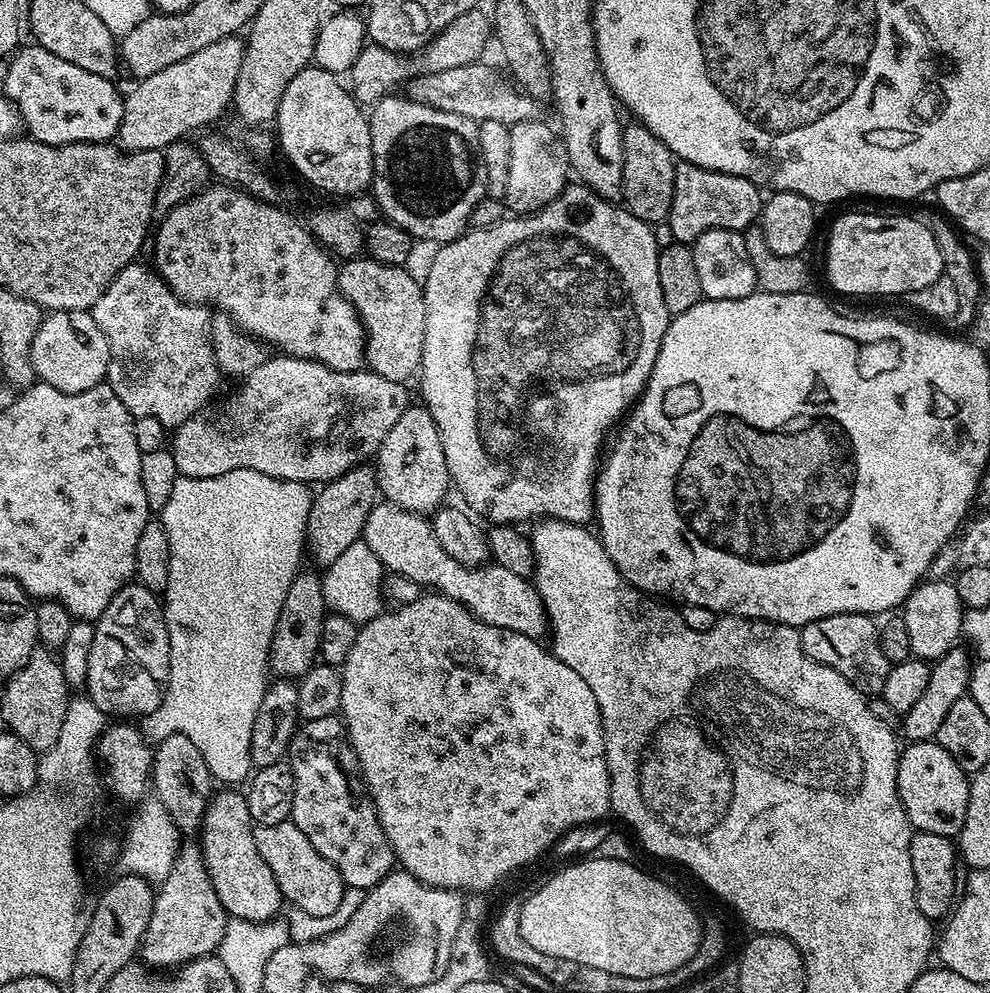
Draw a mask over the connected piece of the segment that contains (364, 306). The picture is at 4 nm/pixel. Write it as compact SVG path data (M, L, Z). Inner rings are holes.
M348 258L339 265L336 287L356 307L356 315L364 323L364 359L367 367L390 382L404 384L420 370L422 350L426 342L426 302L424 289L419 279L408 273L409 269L394 264L383 264L371 258Z

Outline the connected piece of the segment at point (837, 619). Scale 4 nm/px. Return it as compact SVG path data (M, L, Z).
M862 612L834 614L803 625L799 634L802 650L806 650L806 654L814 658L814 662L822 662L838 670L838 674L848 679L859 692L876 698L884 691L890 665L882 652L882 646L879 645L878 624L872 620L875 619L871 615Z

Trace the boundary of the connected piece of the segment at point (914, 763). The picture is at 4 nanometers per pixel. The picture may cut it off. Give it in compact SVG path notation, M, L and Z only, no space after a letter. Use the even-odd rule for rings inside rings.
M935 739L918 740L907 747L900 752L900 761L896 764L896 789L913 829L949 838L959 837L966 818L969 777Z

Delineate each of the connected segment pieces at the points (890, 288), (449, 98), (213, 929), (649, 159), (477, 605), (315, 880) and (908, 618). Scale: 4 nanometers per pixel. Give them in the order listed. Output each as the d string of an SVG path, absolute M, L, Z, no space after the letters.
M844 212L828 232L828 280L844 296L900 296L922 290L944 275L934 234L913 216Z
M484 62L411 78L405 85L404 92L418 104L429 105L439 112L462 114L478 123L502 122L511 126L523 120L531 120L537 115L537 101L517 87L511 79L503 80L494 69L484 65Z
M199 845L183 847L170 874L158 886L150 922L140 947L141 959L147 967L172 970L187 961L211 955L220 947L227 921L227 912L218 901L217 892L210 882Z
M625 123L622 162L622 204L634 218L653 226L663 225L674 202L674 174L678 163L672 151L644 124Z
M378 502L366 518L362 539L366 546L370 546L370 550L374 550L374 554L378 554L380 563L389 573L397 572L416 584L425 584L428 587L425 589L435 590L439 595L449 596L454 602L465 604L479 620L490 626L514 630L518 634L533 638L543 637L543 632L545 635L549 631L548 611L544 608L542 598L536 593L536 585L531 579L513 574L495 562L479 568L468 568L462 562L454 562L454 558L450 558L450 554L446 554L446 550L438 546L438 538L434 538L431 523L419 512L402 510L396 504Z
M291 819L274 826L257 827L256 845L258 854L262 854L266 866L270 866L270 874L274 874L278 882L281 897L291 907L301 908L306 910L306 914L315 916L334 914L334 910L338 910L344 897L344 880L338 870L334 870L334 866L330 866L330 862L326 862L326 858L322 858L314 846L310 846L310 838L306 838L306 834L302 834L302 830L298 830Z
M925 579L916 585L902 605L902 617L909 634L909 650L917 660L935 662L957 647L964 628L965 604L951 579Z

